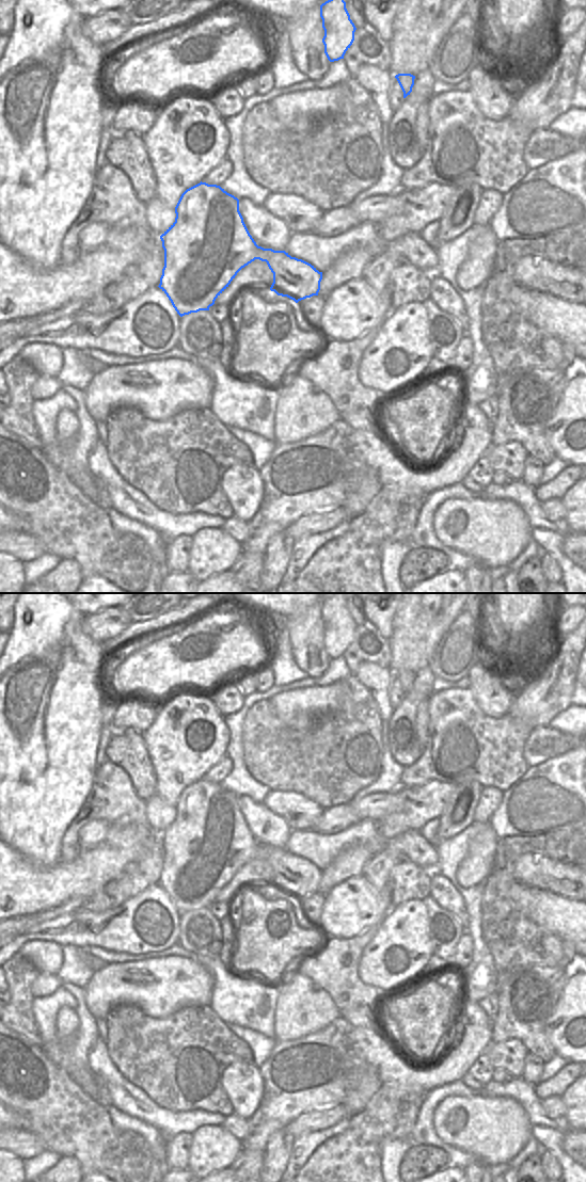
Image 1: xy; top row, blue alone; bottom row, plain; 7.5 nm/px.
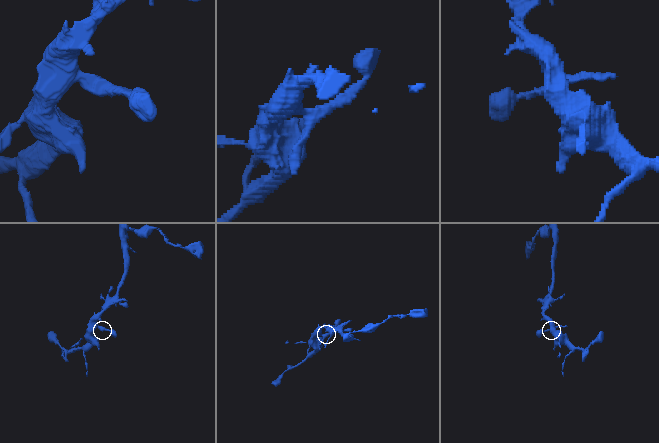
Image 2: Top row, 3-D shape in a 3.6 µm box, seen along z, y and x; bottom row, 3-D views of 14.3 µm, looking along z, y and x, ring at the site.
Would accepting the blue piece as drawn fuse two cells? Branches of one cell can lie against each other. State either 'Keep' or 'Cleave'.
Cleave

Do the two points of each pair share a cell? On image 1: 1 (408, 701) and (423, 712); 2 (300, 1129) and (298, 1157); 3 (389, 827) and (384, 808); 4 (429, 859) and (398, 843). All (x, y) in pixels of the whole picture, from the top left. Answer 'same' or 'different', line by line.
1: different
2: different
3: different
4: same

